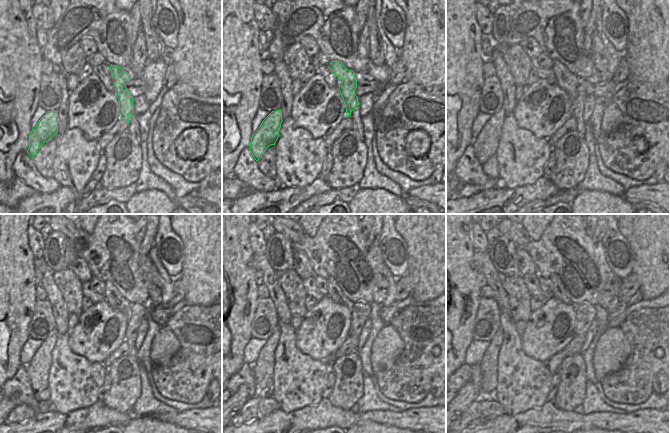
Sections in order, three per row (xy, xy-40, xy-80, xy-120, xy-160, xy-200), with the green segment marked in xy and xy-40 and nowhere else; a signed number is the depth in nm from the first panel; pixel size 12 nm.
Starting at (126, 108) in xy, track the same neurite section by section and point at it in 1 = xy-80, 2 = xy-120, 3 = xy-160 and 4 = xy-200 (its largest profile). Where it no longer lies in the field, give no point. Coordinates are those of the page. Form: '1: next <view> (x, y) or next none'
1: next xy-80 (571, 86)
2: next xy-120 (111, 292)
3: next xy-160 (334, 291)
4: next xy-200 (559, 293)

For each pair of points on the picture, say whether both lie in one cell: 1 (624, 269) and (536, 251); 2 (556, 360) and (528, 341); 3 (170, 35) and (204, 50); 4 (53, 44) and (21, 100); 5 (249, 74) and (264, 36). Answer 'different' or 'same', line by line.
1: different
2: different
3: different
4: different
5: different

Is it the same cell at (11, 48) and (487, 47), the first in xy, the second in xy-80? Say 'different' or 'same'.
different

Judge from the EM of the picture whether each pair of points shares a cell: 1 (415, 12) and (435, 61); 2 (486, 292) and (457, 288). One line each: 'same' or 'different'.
1: same
2: different

